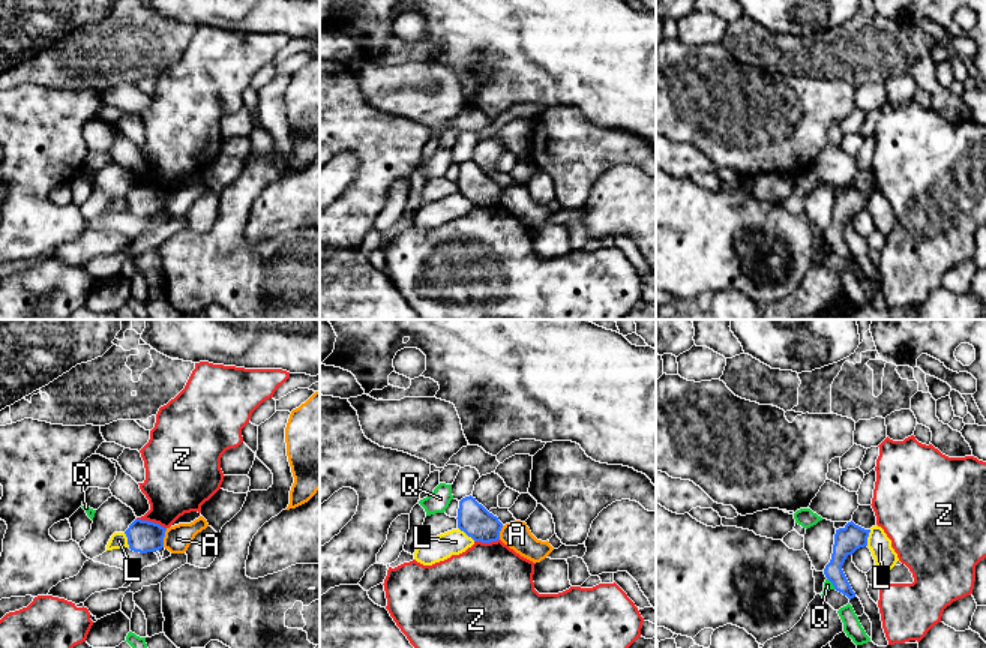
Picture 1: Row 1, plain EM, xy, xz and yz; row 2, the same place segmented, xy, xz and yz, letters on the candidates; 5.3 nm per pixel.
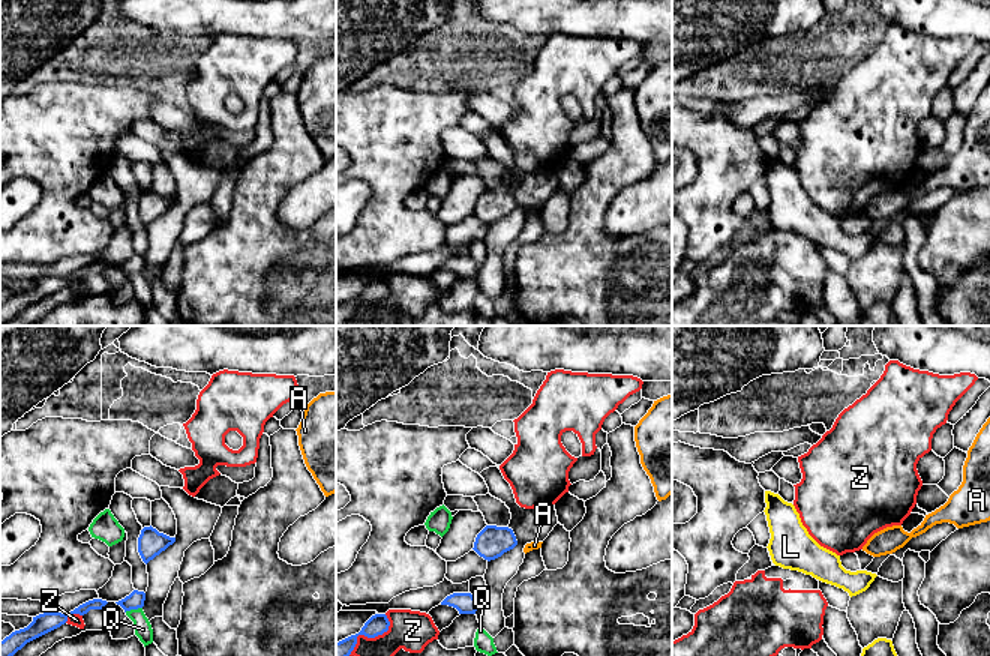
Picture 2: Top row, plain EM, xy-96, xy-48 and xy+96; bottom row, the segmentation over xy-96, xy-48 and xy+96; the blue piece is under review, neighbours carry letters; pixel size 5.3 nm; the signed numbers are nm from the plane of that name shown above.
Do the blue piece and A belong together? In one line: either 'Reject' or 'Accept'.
Reject

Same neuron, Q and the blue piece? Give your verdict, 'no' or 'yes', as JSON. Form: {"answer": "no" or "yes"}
{"answer": "no"}

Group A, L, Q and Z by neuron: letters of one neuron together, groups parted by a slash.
A / L / Q / Z

